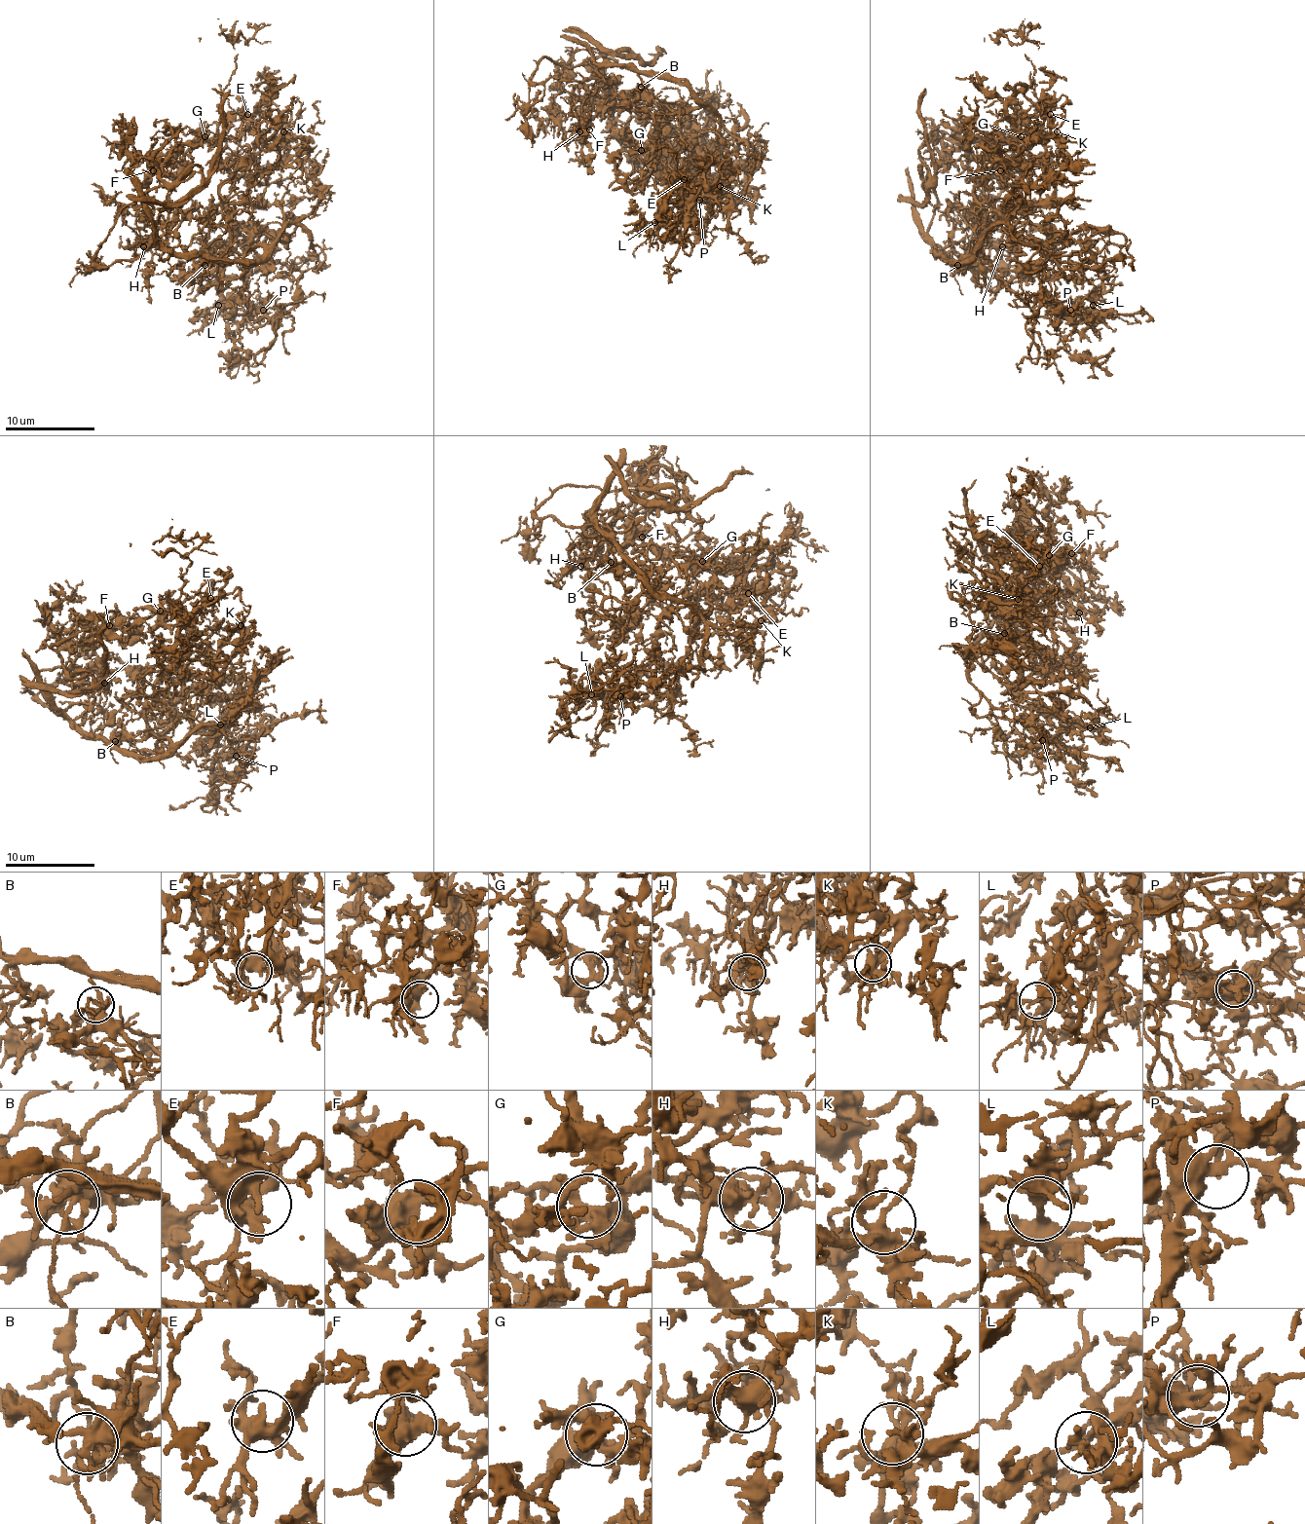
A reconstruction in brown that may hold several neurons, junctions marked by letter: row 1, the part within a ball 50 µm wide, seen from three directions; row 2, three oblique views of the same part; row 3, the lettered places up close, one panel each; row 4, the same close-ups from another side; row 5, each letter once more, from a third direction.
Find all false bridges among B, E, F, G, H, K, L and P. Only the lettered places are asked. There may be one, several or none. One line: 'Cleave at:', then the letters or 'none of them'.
Cleave at: none of them

